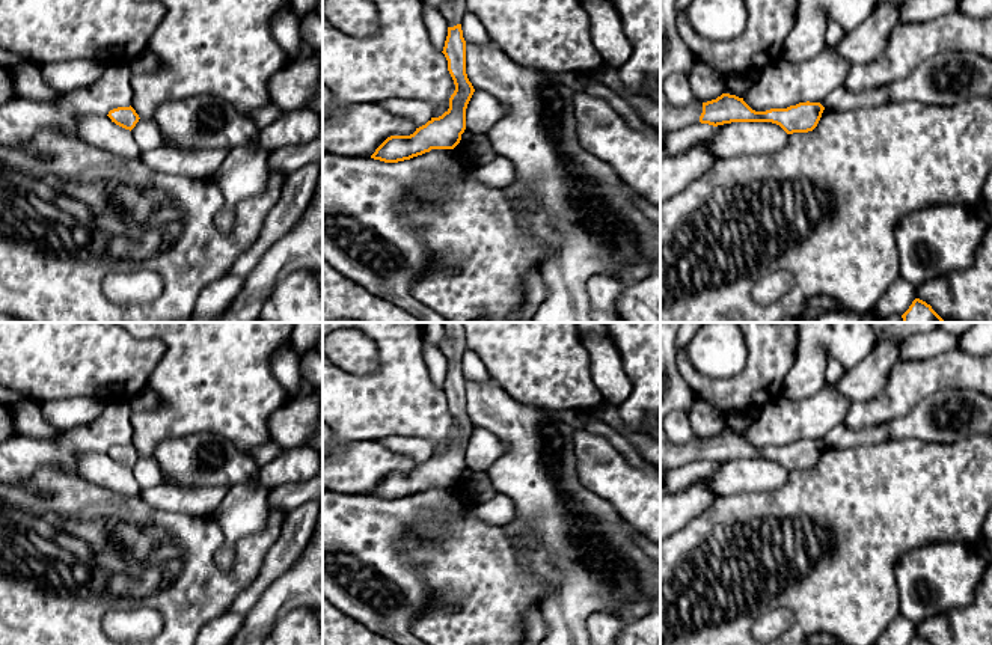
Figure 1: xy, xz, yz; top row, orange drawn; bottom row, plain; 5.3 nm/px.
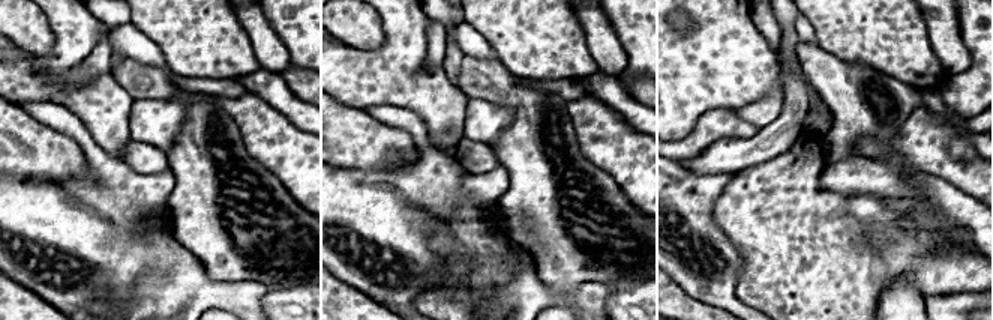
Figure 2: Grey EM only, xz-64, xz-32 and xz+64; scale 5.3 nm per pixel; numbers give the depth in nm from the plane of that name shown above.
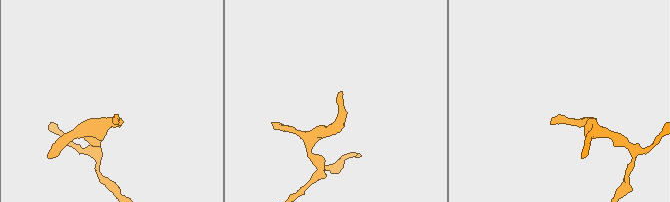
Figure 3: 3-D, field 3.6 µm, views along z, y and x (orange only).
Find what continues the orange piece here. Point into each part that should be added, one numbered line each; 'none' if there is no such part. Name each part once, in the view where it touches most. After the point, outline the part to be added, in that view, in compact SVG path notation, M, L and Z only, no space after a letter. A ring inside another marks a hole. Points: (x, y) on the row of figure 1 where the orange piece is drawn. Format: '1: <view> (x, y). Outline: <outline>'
1: yz (673, 118). Outline: M660 87L660 130L663 134L700 124L701 113L703 102L698 101L692 101L684 107L669 105Z

